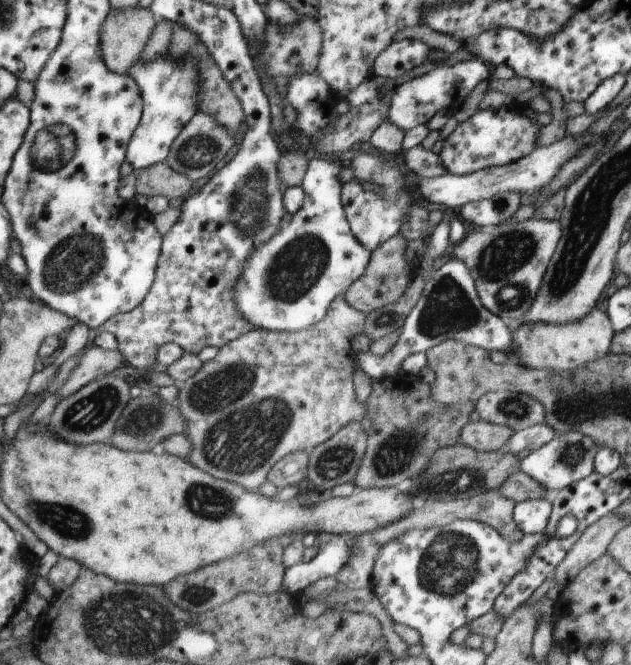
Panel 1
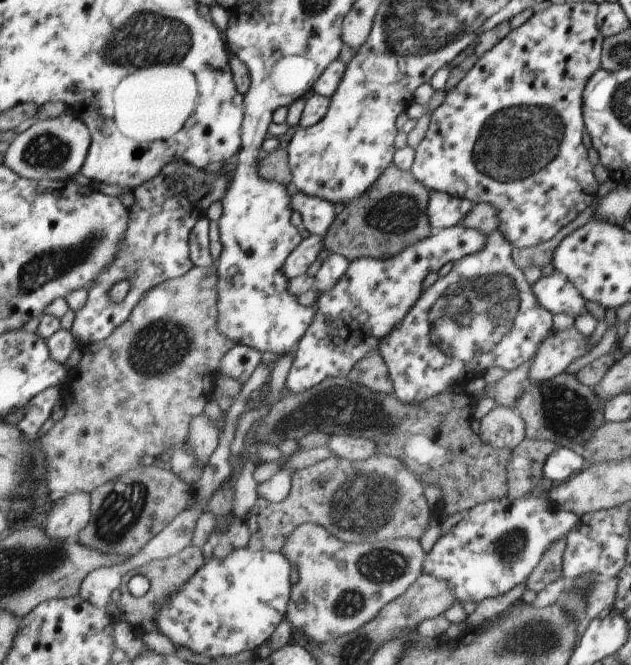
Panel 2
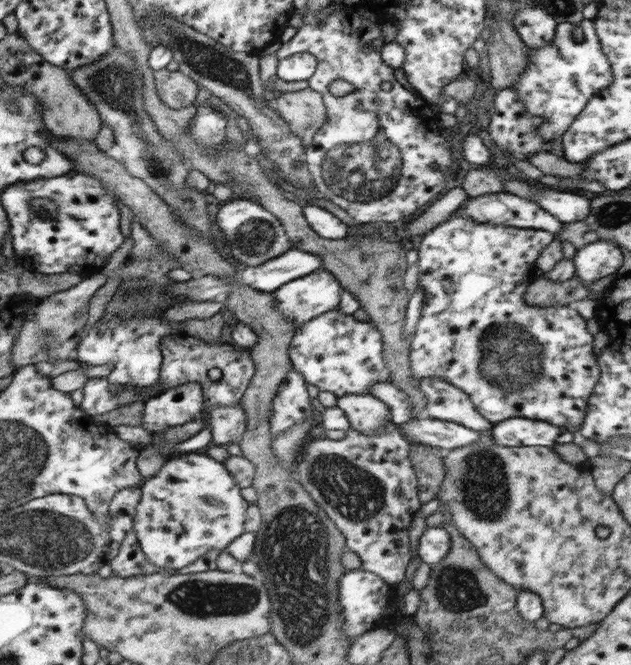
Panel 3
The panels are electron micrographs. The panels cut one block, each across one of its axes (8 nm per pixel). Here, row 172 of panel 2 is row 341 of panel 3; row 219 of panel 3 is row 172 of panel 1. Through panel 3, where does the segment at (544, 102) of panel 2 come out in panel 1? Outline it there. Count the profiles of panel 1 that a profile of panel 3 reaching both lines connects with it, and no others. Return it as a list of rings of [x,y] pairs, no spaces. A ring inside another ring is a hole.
[[[501,106],[498,109],[478,110],[465,122],[460,121],[456,129],[446,139],[442,140],[442,148],[438,156],[446,172],[454,176],[474,174],[485,168],[498,168],[512,164],[534,151],[536,140],[542,126],[530,120],[529,106]]]

